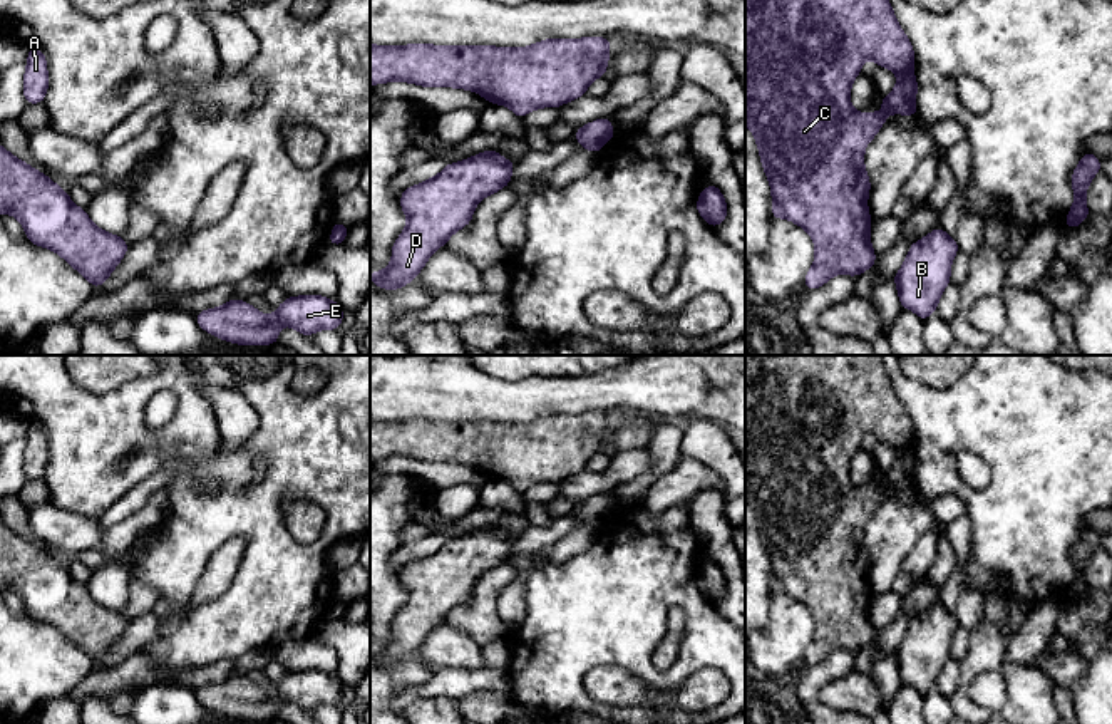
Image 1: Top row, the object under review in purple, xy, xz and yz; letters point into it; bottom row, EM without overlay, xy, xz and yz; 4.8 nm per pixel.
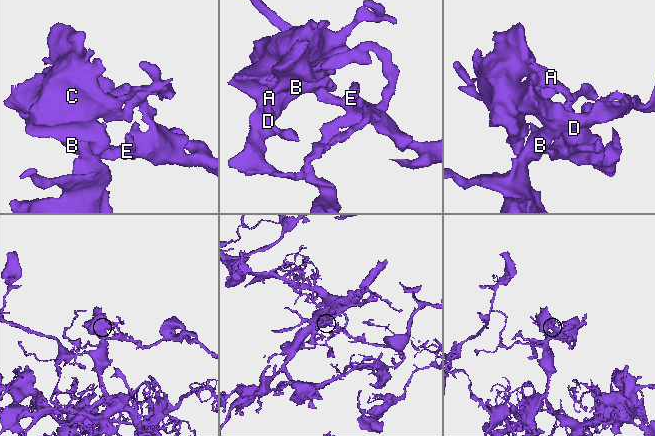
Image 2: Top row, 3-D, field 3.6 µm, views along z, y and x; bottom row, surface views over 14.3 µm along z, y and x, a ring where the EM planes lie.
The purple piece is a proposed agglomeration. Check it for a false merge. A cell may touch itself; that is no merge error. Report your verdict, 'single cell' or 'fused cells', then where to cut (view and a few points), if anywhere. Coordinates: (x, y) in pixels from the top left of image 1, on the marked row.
single cell; cut none

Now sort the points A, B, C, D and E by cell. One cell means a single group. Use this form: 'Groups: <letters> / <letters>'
Groups: A B C D E

